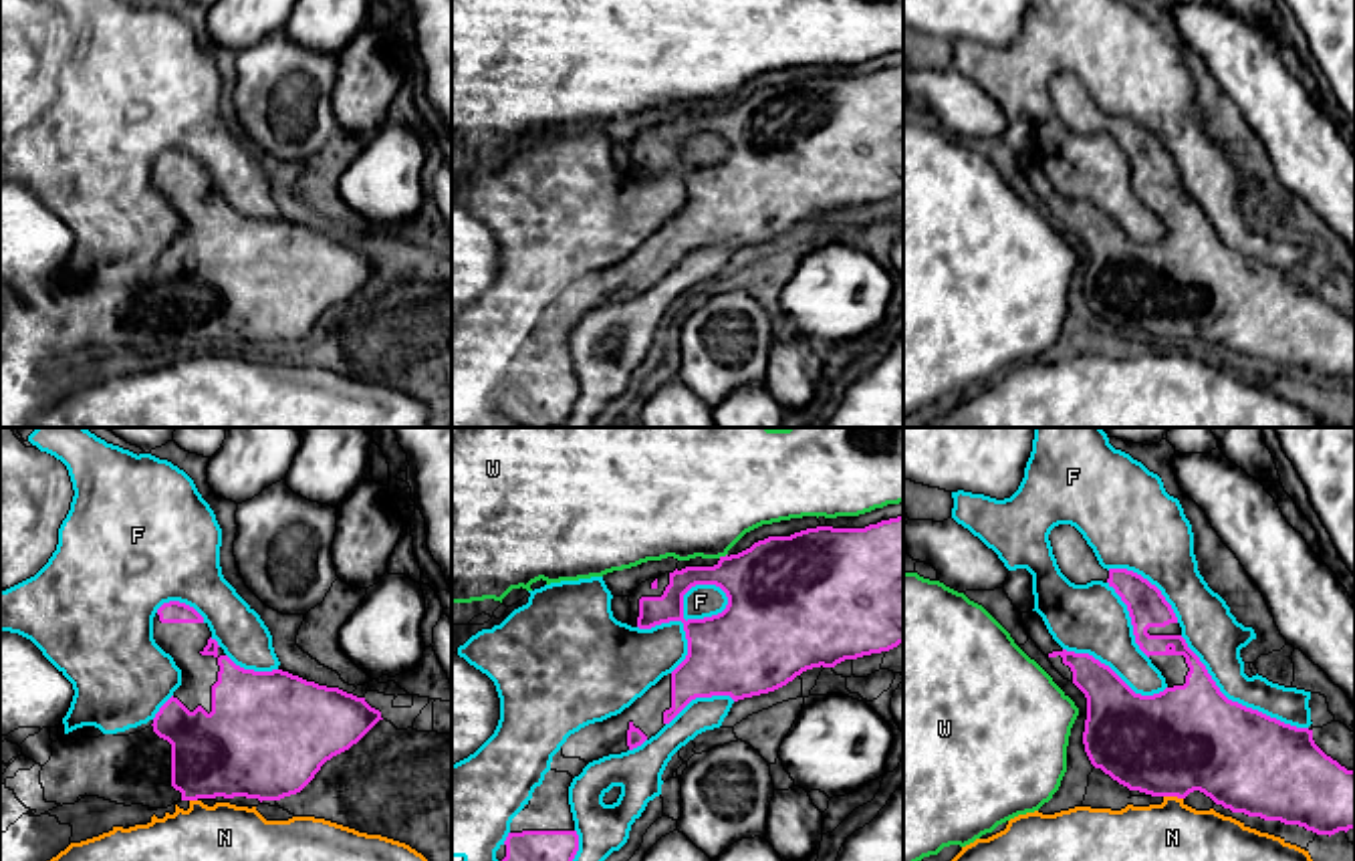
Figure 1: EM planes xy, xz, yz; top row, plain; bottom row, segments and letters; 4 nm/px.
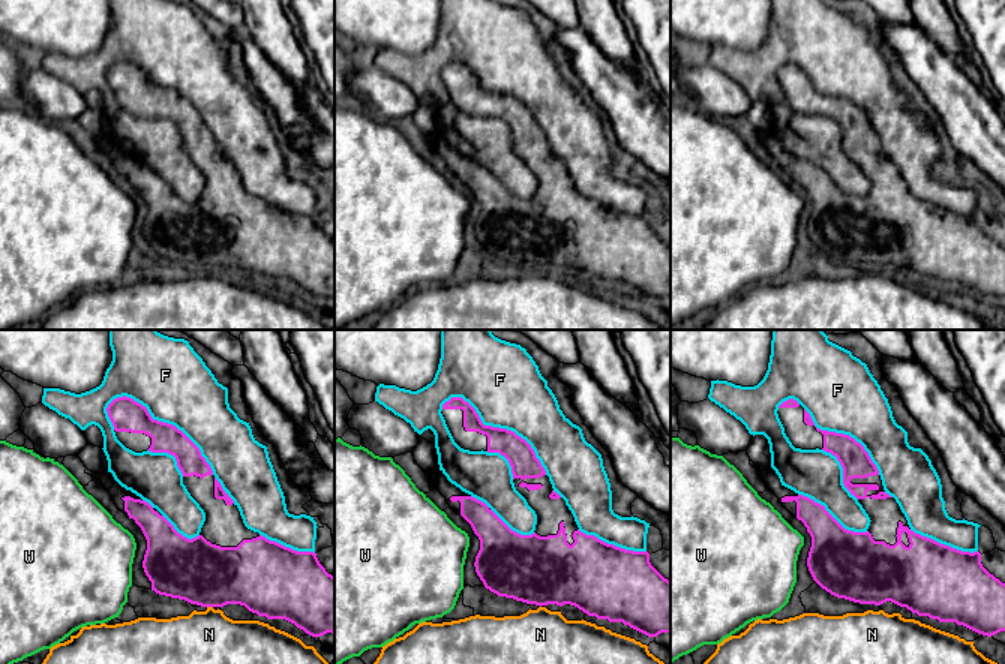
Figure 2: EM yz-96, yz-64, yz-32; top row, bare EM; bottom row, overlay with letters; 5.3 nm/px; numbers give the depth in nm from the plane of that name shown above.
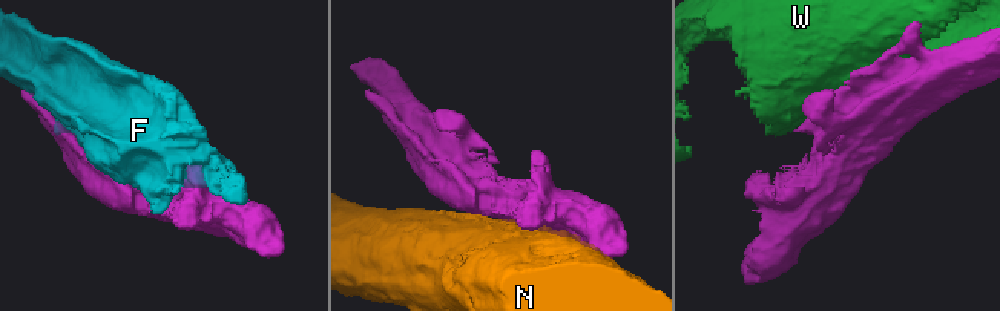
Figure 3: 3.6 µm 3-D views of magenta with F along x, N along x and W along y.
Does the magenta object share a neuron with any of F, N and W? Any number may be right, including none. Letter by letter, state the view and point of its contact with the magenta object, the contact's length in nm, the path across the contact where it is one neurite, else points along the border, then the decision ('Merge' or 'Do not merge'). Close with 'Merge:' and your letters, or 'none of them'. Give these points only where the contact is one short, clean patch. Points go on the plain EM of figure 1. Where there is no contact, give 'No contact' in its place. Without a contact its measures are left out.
F: Touches magenta at xz (682, 166). Shared border 400 nm. Do not merge
N: Touches magenta at yz (1174, 343). Shared border 80 nm. Do not merge
W: Touches magenta at xz (722, 105). Shared border 40 nm. Do not merge
Merge: none of them

